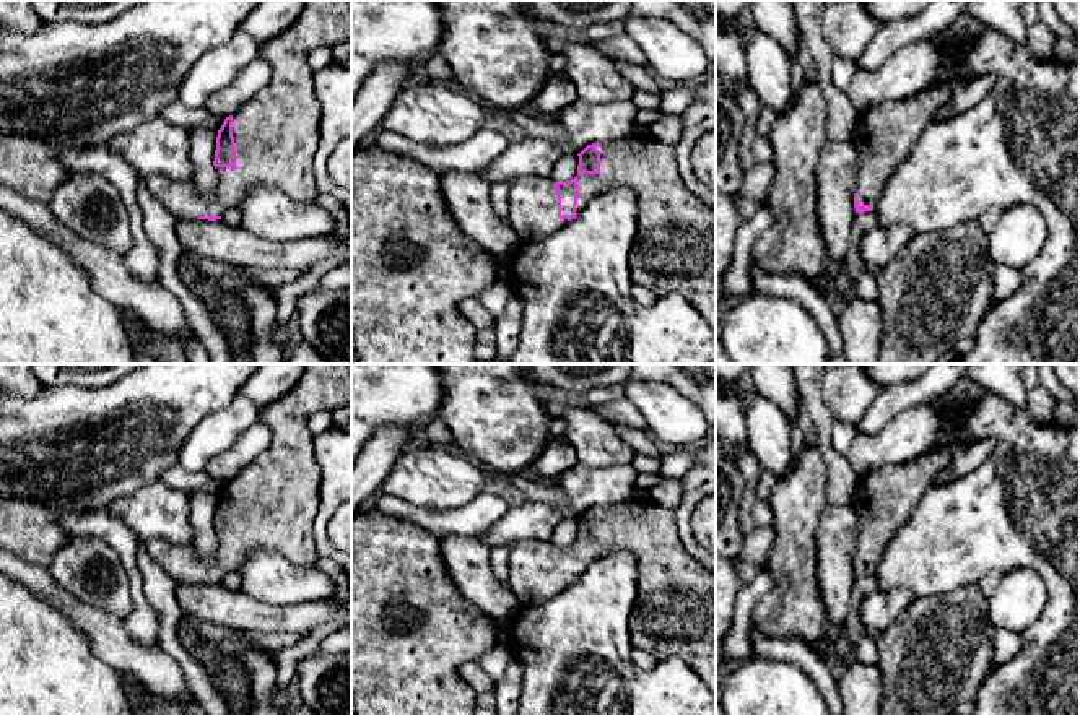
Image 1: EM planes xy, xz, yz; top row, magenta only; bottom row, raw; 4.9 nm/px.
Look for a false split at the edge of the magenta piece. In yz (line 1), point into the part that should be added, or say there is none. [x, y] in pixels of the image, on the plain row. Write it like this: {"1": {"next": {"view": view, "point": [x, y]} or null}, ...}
{"1": {"next": {"view": "yz", "point": [885, 499]}}}

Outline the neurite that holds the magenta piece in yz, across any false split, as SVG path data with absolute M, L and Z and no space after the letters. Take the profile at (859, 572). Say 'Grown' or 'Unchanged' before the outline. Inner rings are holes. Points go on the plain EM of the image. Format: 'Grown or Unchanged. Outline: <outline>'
Grown. Outline: M971 440L937 447L898 465L860 476L851 500L857 514L856 577L872 575L896 531L911 518L922 496L953 457L971 448Z

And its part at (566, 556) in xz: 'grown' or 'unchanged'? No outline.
grown

